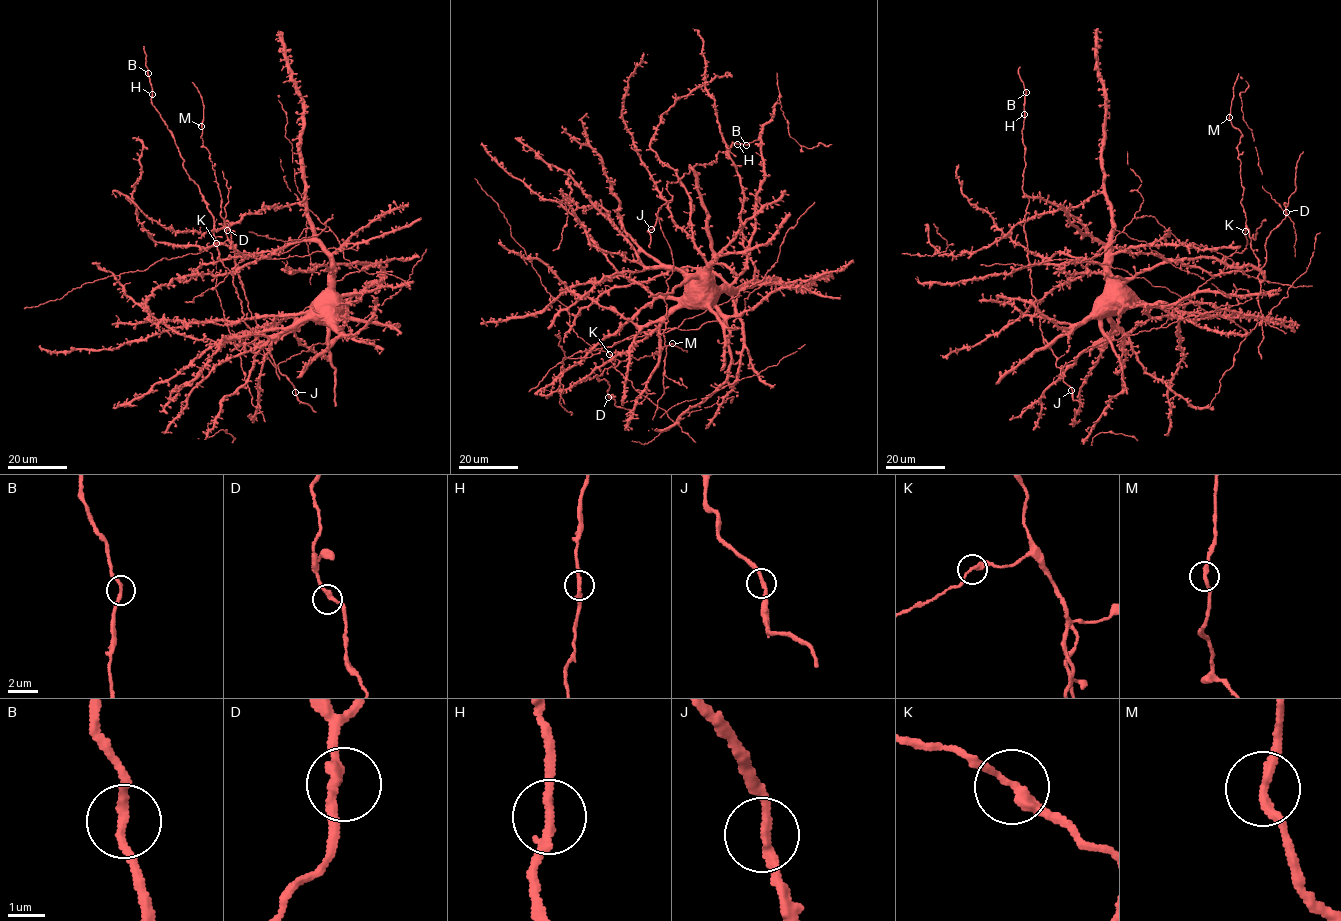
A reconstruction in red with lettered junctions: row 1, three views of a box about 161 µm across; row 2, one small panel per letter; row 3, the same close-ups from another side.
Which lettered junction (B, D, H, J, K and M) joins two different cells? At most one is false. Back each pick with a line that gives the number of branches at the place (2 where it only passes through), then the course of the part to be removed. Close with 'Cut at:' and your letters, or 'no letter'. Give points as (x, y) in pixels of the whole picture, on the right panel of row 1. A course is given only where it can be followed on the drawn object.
Cut at: no letter

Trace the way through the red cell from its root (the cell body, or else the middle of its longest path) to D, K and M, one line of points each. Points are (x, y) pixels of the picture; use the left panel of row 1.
D: (327, 323), (320, 324), (313, 315), (298, 320), (286, 318), (257, 334), (227, 230)
K: (327, 323), (320, 324), (313, 315), (286, 318), (257, 334), (234, 268), (234, 248), (227, 241), (216, 243)
M: (327, 323), (320, 324), (313, 315), (286, 318), (257, 334), (234, 268), (201, 126)

